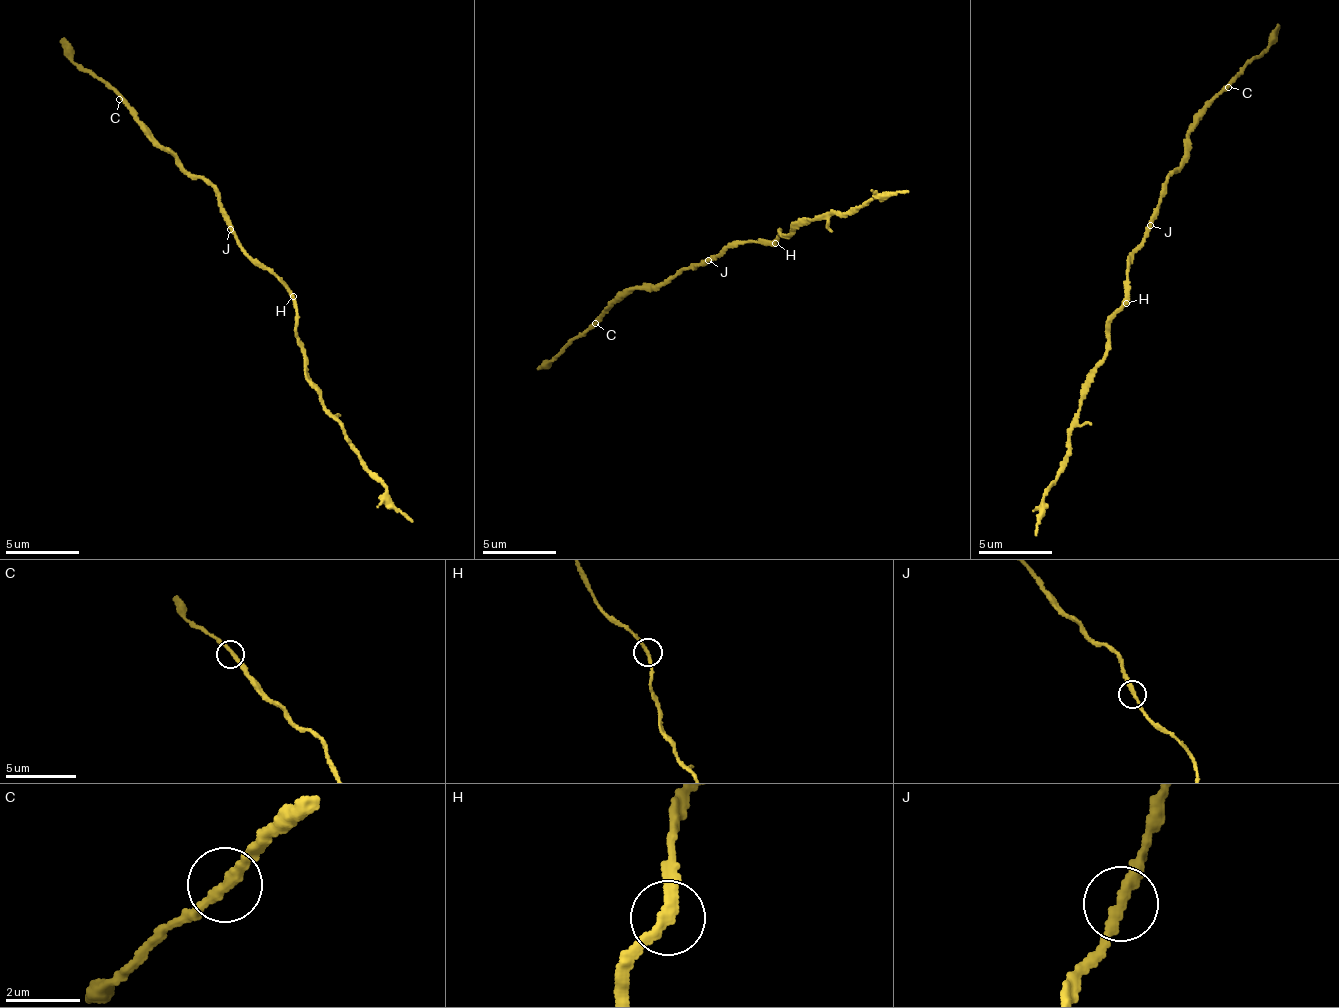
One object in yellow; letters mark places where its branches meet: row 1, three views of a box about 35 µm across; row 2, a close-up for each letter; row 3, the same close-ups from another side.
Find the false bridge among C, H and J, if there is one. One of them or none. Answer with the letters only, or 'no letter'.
no letter

